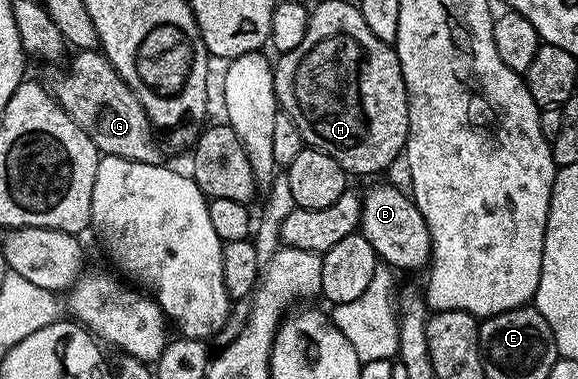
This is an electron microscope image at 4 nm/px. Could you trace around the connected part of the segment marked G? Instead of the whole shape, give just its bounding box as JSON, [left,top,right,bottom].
[51,50,158,164]

